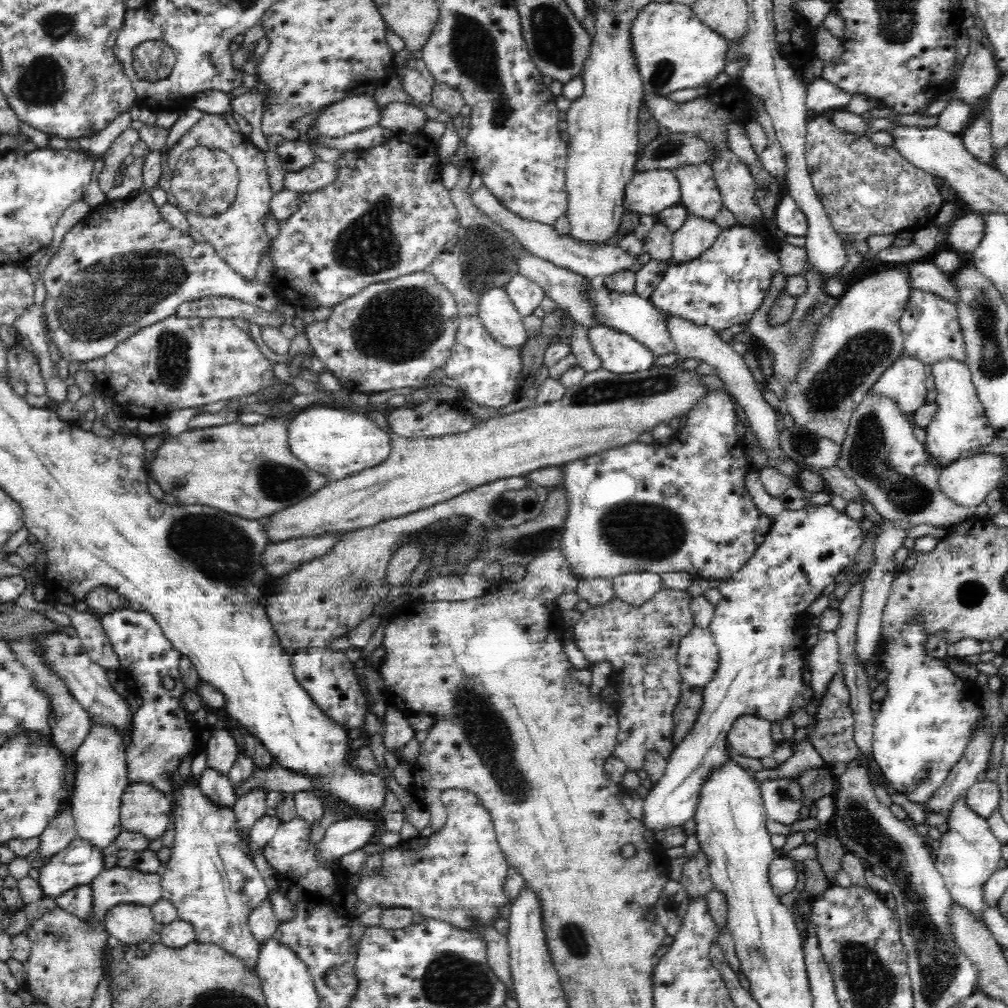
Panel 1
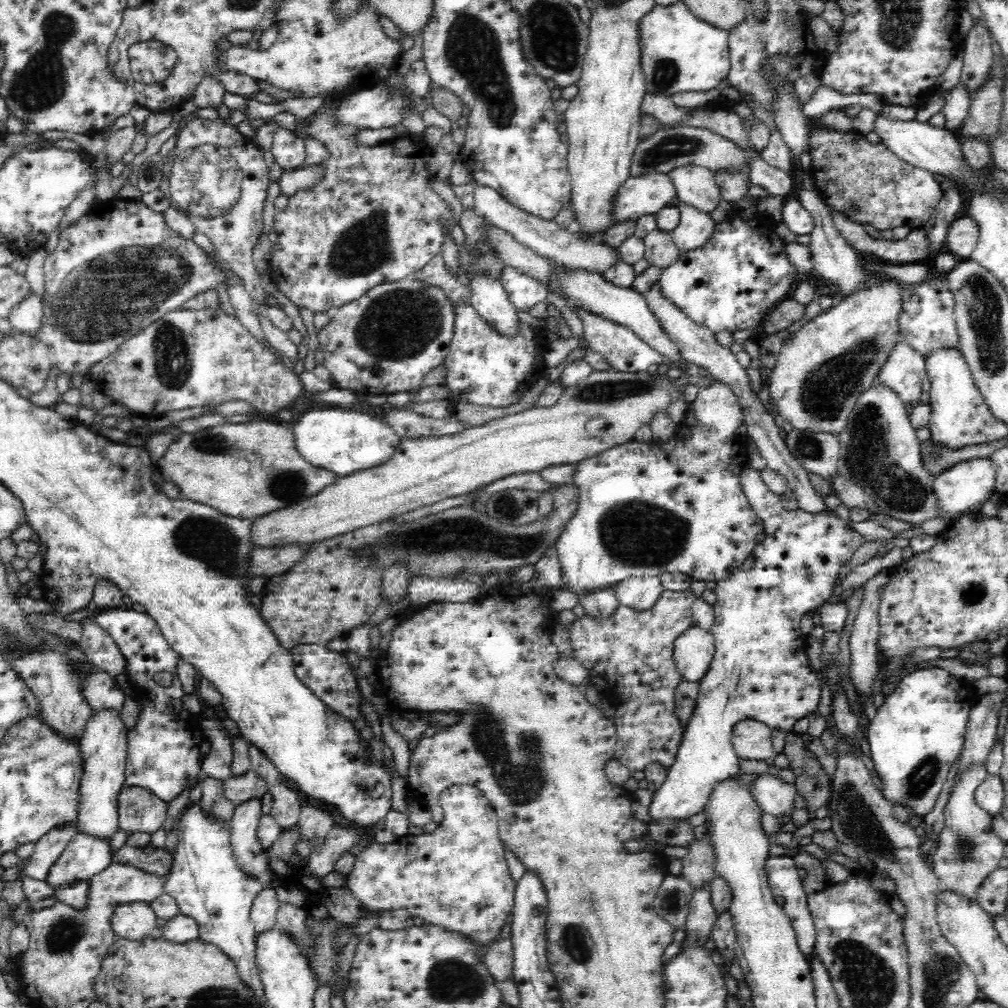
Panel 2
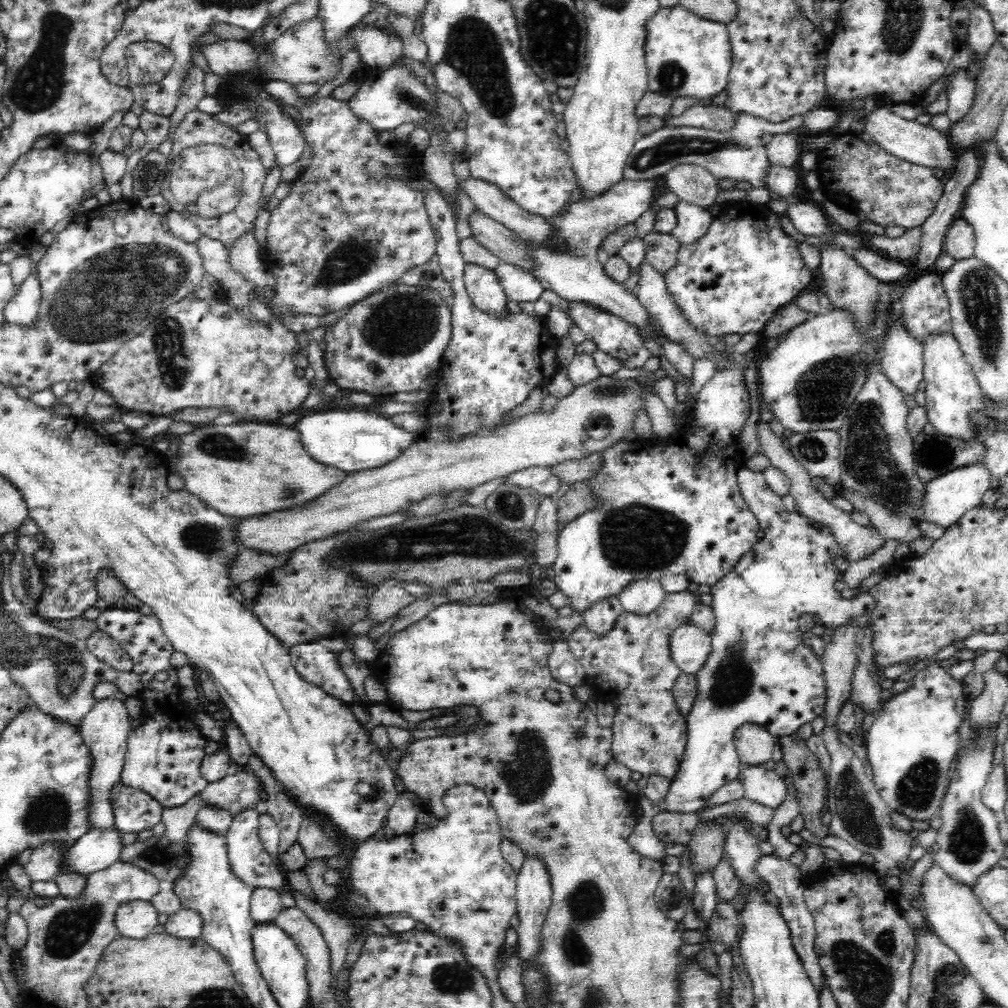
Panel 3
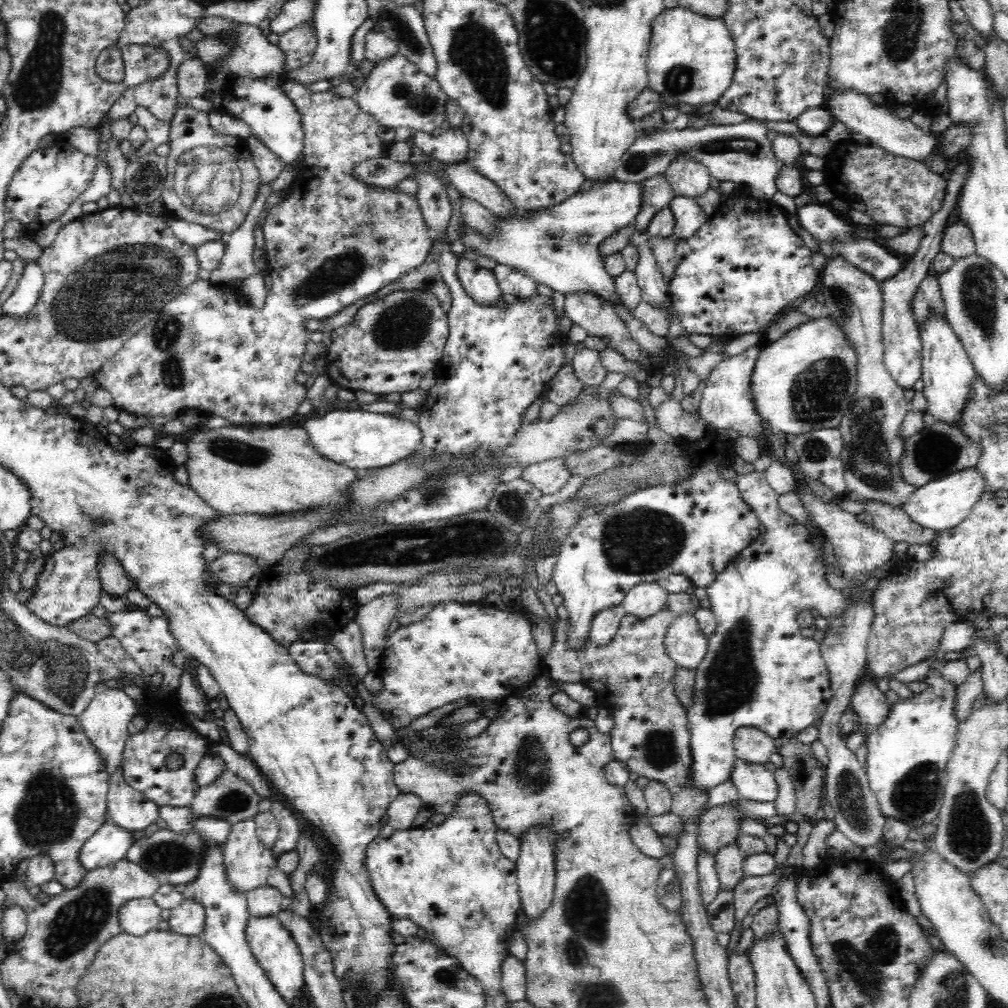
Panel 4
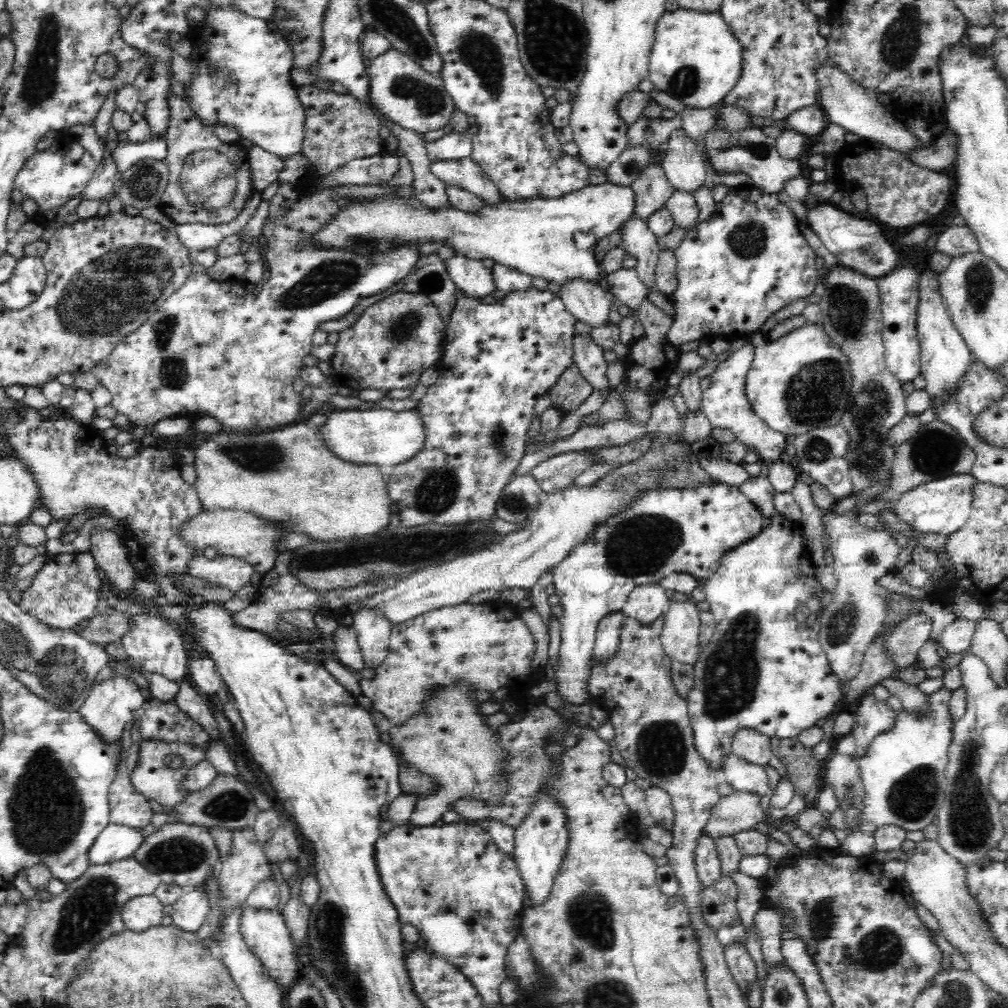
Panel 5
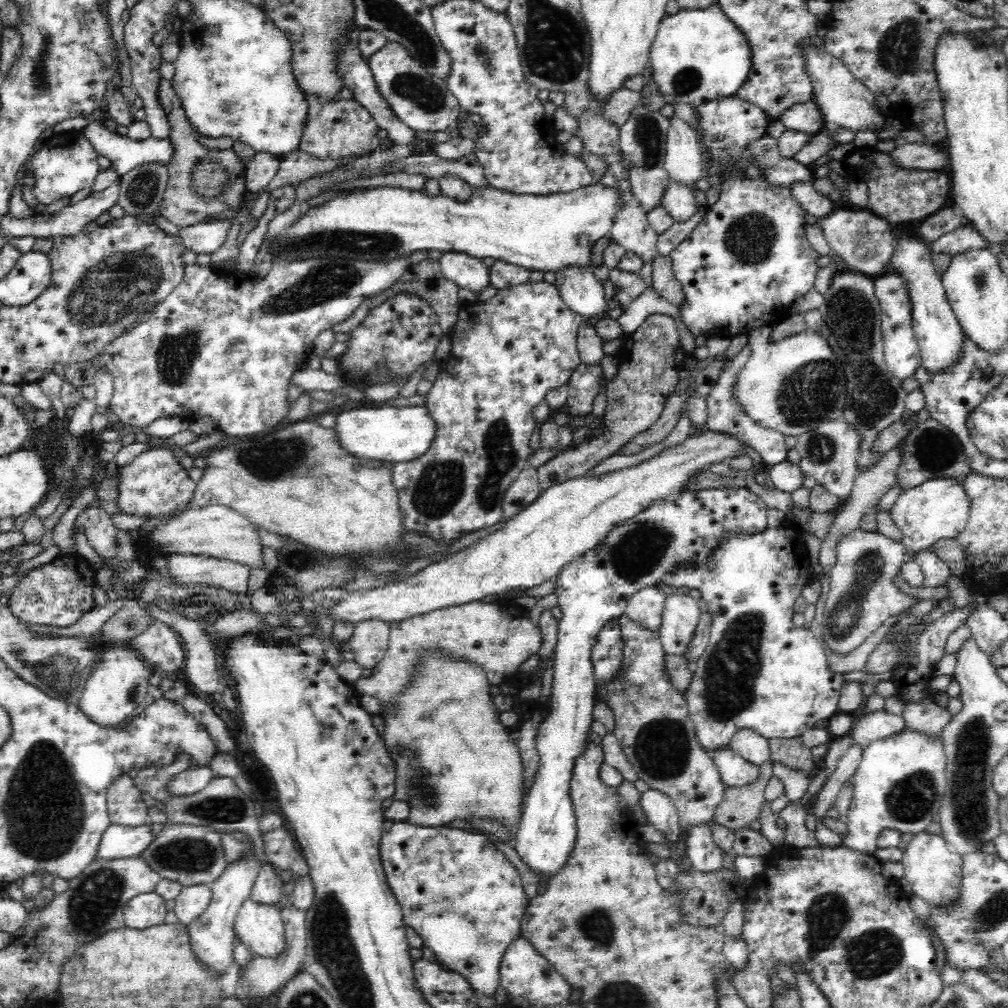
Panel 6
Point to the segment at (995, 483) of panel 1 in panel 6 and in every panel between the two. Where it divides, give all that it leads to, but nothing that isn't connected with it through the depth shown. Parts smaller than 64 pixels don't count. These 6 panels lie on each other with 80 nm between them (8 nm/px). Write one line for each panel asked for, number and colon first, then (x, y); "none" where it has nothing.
2: (965, 485)
3: (947, 497)
4: (943, 503)
5: (942, 506)
6: (939, 508)

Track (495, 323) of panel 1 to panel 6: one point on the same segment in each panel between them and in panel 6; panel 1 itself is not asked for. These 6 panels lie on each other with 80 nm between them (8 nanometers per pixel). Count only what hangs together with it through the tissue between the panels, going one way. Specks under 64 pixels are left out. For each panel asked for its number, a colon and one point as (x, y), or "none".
2: (489, 298)
3: (483, 287)
4: (480, 284)
5: (468, 275)
6: (467, 272)

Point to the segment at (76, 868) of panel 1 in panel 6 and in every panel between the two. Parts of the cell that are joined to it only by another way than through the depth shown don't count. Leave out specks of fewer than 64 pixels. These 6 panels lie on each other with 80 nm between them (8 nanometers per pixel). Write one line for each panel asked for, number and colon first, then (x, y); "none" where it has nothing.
2: (85, 856)
3: (96, 850)
4: (109, 844)
5: (116, 842)
6: (118, 842)

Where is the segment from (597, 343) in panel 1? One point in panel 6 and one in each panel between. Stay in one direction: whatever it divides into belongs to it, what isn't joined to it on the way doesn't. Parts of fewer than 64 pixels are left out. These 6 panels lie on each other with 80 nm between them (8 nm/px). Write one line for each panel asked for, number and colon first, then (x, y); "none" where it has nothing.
2: (624, 352)
3: (611, 335)
4: (596, 316)
5: (587, 302)
6: (582, 293)

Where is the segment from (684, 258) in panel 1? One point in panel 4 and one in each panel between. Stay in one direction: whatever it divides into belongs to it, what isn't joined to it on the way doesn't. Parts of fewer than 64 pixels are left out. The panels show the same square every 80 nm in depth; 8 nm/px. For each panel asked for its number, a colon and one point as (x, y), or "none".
2: (695, 228)
3: (693, 223)
4: (689, 216)

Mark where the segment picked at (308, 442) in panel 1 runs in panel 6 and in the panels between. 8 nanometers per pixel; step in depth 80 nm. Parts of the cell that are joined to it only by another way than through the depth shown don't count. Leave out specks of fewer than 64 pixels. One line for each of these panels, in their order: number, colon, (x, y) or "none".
2: (341, 441)
3: (352, 440)
4: (360, 439)
5: (381, 437)
6: (393, 435)

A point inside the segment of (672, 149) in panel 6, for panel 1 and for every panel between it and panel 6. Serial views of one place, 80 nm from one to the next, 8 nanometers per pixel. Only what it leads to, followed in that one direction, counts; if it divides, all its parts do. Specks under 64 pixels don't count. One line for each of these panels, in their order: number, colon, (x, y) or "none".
1: (700, 196)
2: (696, 186)
3: (692, 184)
4: (687, 177)
5: (684, 167)

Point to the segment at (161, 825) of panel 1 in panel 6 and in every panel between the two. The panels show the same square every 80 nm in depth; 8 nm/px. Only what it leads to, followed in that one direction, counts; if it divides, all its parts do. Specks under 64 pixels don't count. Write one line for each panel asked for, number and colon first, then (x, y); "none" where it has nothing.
2: (139, 810)
3: (135, 810)
4: (130, 810)
5: (128, 807)
6: (126, 805)

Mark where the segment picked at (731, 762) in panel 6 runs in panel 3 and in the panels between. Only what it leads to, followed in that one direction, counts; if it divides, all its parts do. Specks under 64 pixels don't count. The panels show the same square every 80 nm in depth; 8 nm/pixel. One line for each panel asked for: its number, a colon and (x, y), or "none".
3: (765, 787)
4: (755, 783)
5: (745, 777)

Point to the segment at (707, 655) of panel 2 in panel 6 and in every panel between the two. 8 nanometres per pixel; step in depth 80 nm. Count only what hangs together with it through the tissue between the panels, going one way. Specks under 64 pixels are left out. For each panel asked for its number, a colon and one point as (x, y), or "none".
3: (690, 645)
4: (684, 641)
5: (680, 637)
6: (680, 617)

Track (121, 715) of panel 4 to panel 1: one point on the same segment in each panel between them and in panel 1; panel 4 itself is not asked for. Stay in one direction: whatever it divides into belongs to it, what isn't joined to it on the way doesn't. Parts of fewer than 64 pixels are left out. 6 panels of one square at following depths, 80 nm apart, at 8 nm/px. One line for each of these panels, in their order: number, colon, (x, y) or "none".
1: (100, 780)
2: (103, 746)
3: (104, 731)

